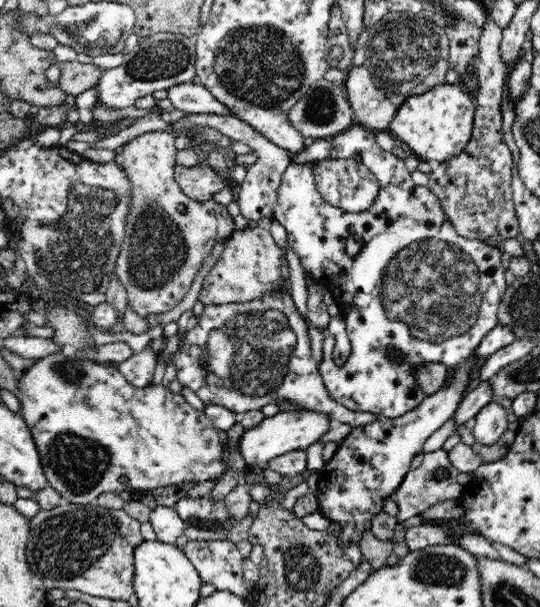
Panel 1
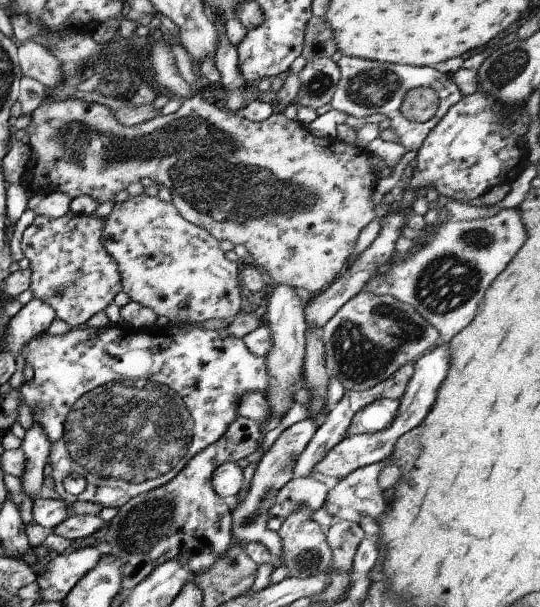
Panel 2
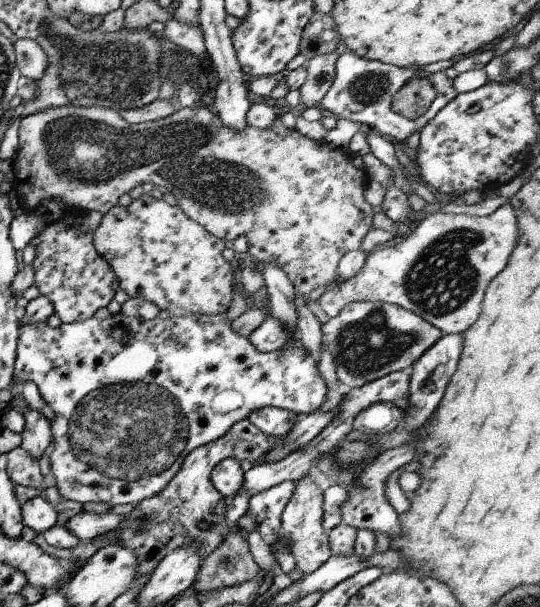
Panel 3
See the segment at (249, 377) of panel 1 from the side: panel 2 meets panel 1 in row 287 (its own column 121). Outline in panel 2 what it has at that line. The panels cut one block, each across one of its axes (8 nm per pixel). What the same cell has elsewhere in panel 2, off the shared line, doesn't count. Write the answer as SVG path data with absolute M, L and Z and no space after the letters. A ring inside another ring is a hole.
M68 210L62 217L50 218L46 215L37 215L23 233L21 249L29 260L29 269L32 271L30 291L33 298L46 302L52 306L57 318L64 320L74 328L86 325L94 314L101 312L113 303L114 297L122 291L120 270L116 260L106 252L102 244L102 230L106 224L105 218L98 218L94 214L76 214Z

